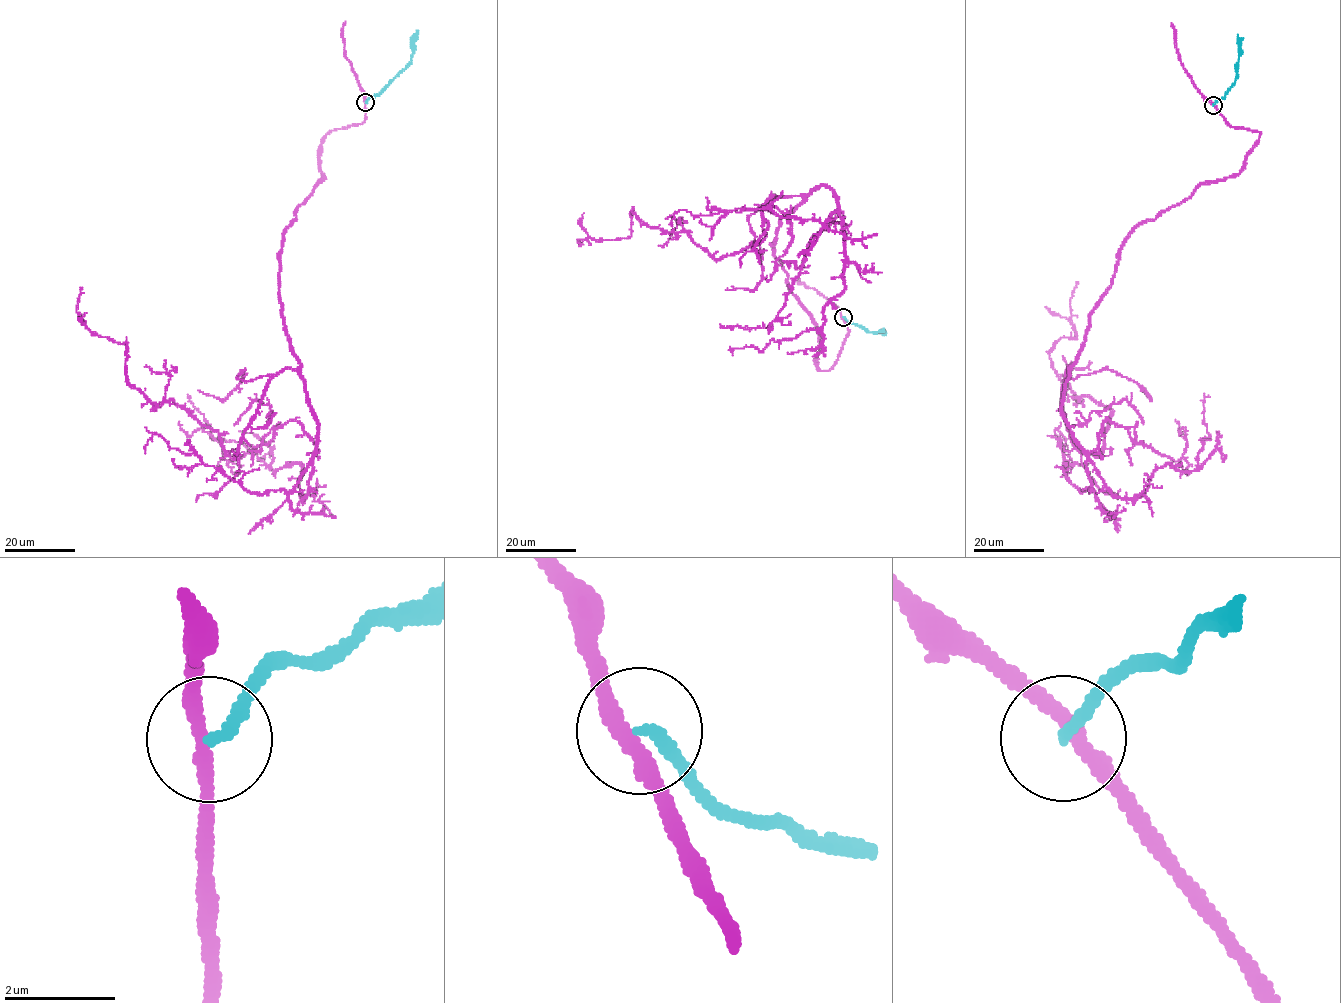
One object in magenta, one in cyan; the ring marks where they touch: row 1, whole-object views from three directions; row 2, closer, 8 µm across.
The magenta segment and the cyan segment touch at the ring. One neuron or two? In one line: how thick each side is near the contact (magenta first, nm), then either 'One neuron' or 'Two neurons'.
Thickness 240 nm (magenta) against 200 nm. Two neurons

